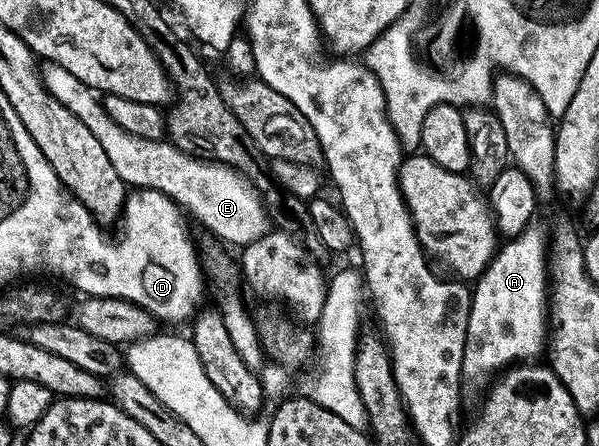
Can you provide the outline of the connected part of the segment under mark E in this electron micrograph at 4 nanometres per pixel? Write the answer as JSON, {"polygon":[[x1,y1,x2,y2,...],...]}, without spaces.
{"polygon":[[45,62,39,70,41,83,47,88,63,108,70,110,75,117,83,120,91,128,91,136,99,140,111,168,119,172,126,187,137,190,158,190,176,202,190,219,198,218,214,239,230,247,244,248,259,240,270,229,271,223,265,213,263,199,257,190,232,166,221,166,218,162,207,162,191,154,184,154,179,147,168,140,155,142,146,138,131,136,111,116,107,116,105,103,83,80,71,76,67,68,54,62]]}

